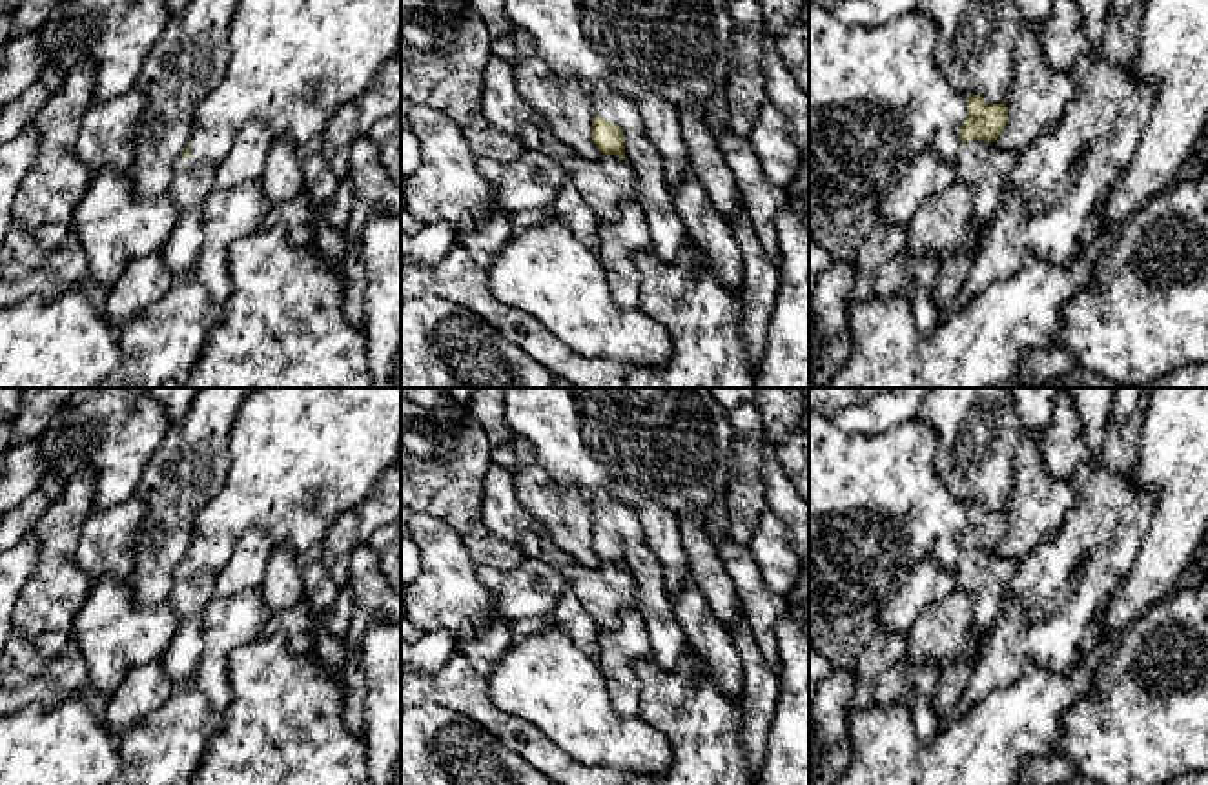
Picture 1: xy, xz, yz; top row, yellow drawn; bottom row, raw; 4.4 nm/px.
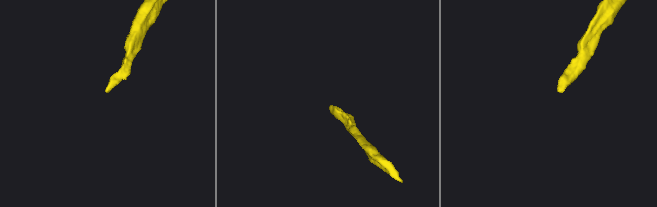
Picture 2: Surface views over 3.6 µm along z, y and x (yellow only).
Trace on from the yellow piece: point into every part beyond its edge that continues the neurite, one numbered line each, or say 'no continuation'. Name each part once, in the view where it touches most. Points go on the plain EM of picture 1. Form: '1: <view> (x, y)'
1: xz (613, 514)

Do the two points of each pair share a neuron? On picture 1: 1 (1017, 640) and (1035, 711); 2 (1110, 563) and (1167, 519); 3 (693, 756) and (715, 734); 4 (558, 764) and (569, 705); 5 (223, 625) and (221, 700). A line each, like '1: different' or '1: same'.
1: different
2: different
3: same
4: different
5: same

